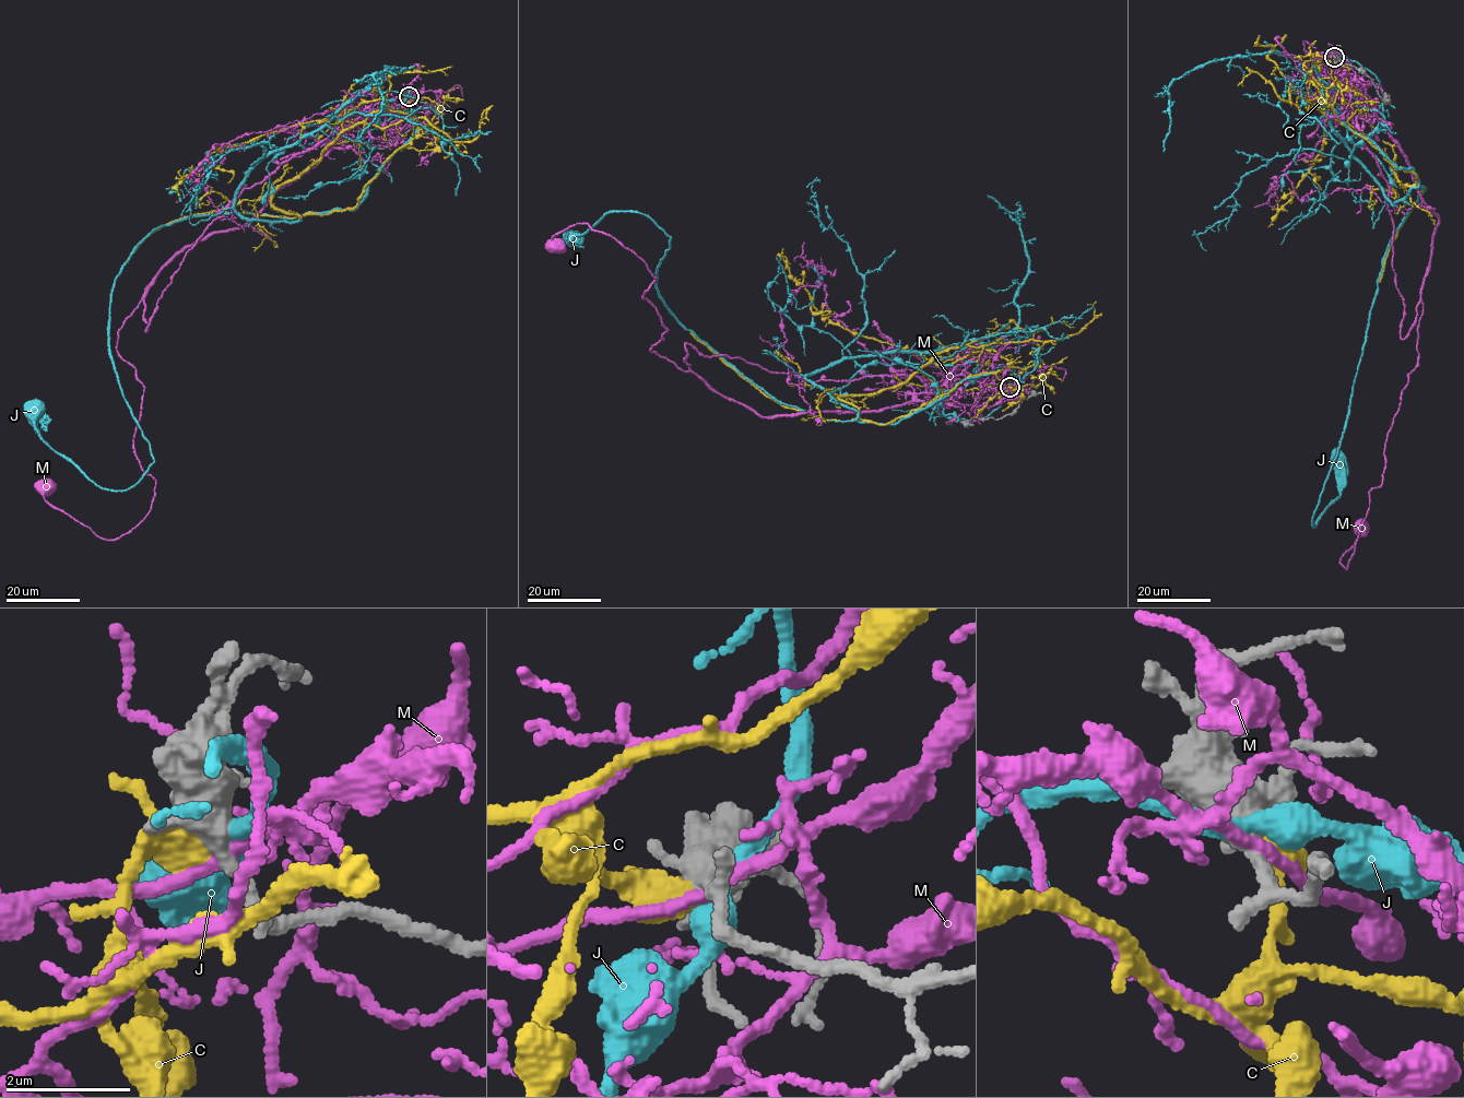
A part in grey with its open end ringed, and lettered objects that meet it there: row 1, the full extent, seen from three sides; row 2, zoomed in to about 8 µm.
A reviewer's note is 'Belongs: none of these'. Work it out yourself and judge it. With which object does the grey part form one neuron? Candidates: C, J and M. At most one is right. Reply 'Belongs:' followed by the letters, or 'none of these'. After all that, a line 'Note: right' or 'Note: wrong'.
Belongs: none of these
Note: right

